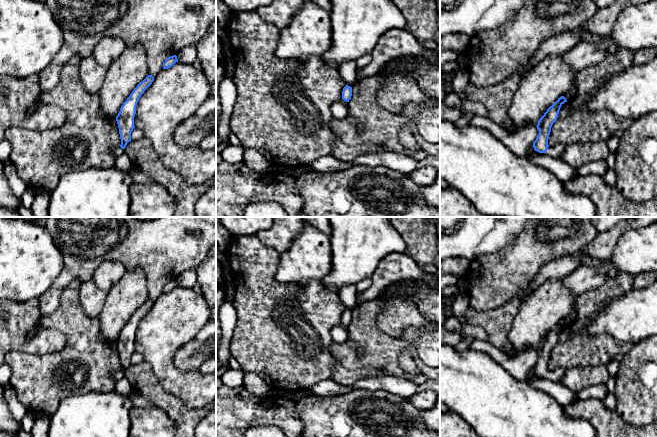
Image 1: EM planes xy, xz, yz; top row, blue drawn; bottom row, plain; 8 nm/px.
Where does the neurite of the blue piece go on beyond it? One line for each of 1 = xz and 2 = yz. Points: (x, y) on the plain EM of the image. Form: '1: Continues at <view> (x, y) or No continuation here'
1: Continues at xz (339, 334)
2: Continues at yz (555, 375)

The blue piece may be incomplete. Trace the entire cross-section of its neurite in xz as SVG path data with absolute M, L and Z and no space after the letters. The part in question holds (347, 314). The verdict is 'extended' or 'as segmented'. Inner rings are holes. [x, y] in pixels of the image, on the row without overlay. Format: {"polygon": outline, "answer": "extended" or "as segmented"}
{"polygon": "M346 309L342 315L342 323L331 329L331 337L334 343L344 343L348 338L348 326L352 320L352 311Z", "answer": "extended"}

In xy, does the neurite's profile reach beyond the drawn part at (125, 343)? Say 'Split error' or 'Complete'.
Split error

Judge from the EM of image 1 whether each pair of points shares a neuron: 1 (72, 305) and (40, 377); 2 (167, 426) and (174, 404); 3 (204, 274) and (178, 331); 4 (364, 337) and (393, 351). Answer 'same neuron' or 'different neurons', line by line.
1: same neuron
2: different neurons
3: different neurons
4: same neuron

